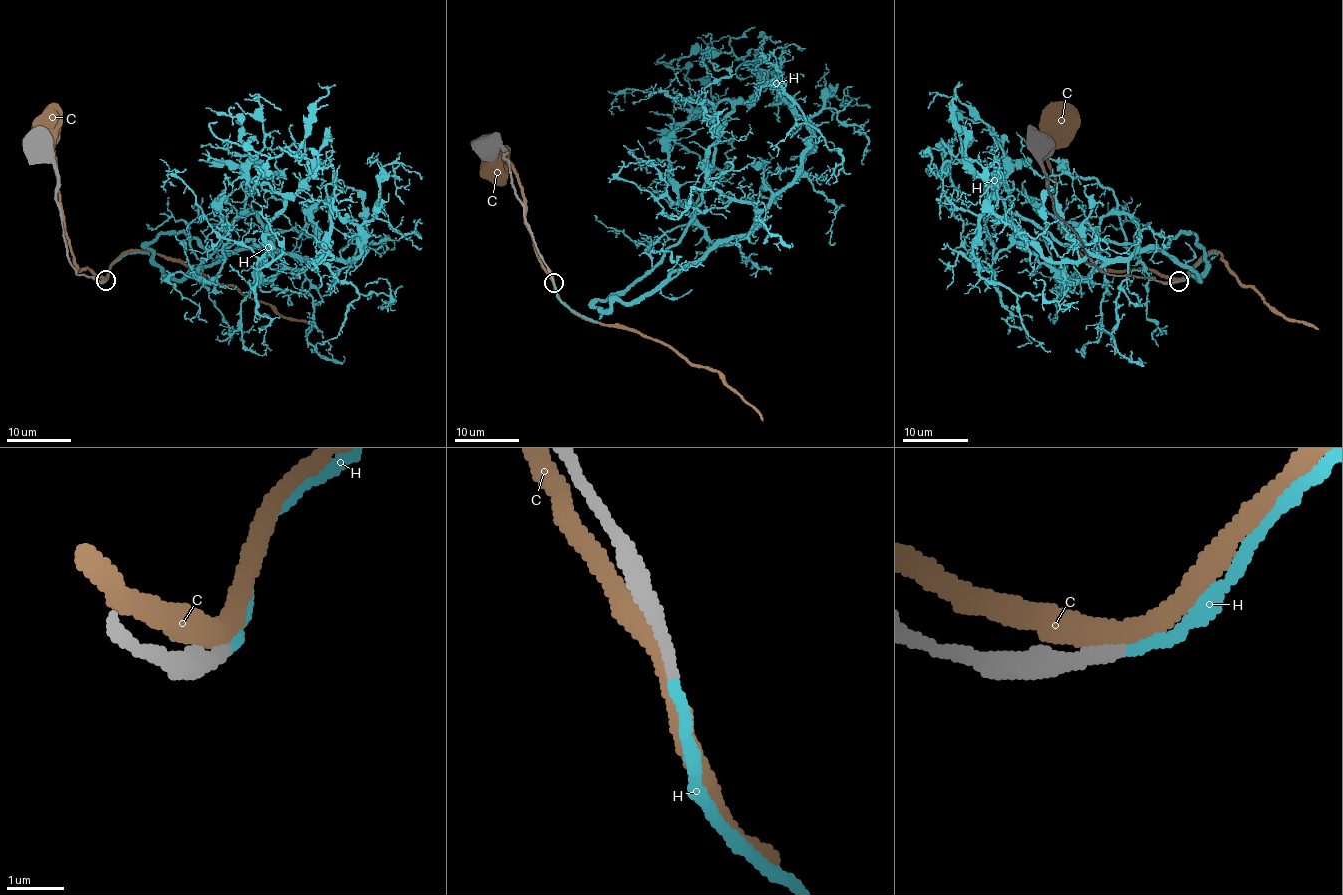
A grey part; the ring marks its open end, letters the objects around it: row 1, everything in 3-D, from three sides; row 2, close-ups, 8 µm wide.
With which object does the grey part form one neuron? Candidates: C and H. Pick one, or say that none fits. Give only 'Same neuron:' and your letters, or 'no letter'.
Same neuron: H

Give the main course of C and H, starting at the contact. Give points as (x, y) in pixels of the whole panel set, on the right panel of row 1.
C: (1176, 281), (1151, 270), (1097, 270), (1071, 242), (1056, 206), (1055, 175), (1048, 160), (1048, 144), (1058, 127)
H: (1179, 281), (1217, 253), (1199, 280), (1158, 248), (1048, 262), (986, 212), (979, 275), (1069, 304), (1061, 311)

